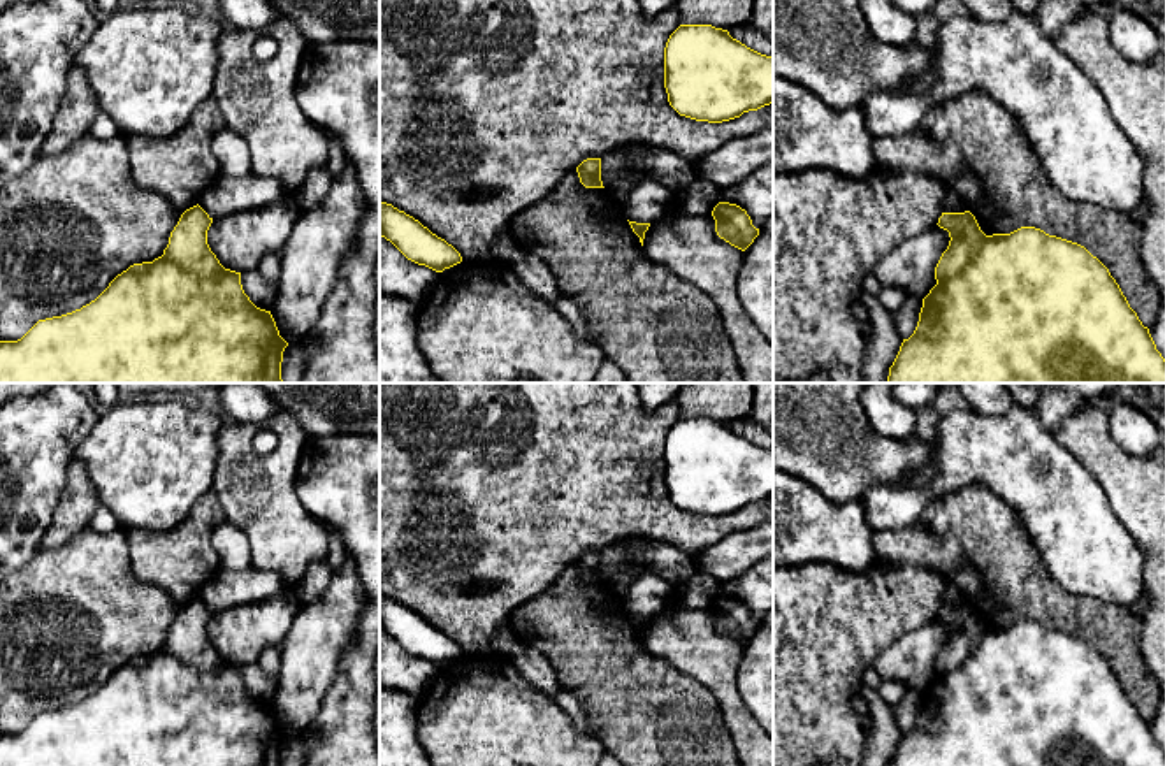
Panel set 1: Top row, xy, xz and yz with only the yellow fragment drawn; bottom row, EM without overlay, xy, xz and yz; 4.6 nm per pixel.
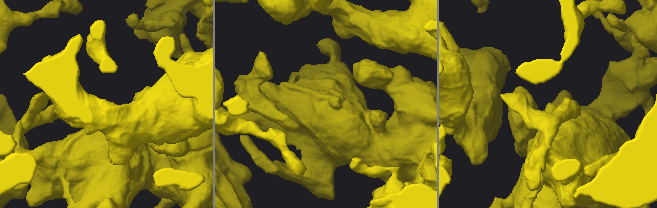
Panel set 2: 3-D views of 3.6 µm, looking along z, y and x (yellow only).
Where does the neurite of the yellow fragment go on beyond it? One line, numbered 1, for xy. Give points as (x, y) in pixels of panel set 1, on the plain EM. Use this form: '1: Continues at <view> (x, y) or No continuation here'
1: No continuation here

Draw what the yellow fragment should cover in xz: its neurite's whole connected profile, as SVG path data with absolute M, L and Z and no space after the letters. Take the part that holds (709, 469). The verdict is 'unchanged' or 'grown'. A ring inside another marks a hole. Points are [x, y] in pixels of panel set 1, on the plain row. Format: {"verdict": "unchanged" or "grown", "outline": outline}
{"verdict": "unchanged", "outline": "M680 418L664 441L664 481L669 499L685 511L722 517L773 497L773 452L761 448L727 423Z"}

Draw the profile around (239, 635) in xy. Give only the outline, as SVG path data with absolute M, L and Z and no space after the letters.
M288 589L283 596L216 611L207 638L225 662L255 664L267 647L283 643L300 608L295 590Z

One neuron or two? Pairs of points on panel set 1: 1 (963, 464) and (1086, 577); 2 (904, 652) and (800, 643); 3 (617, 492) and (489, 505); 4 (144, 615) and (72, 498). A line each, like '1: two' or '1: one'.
1: one
2: two
3: one
4: two

